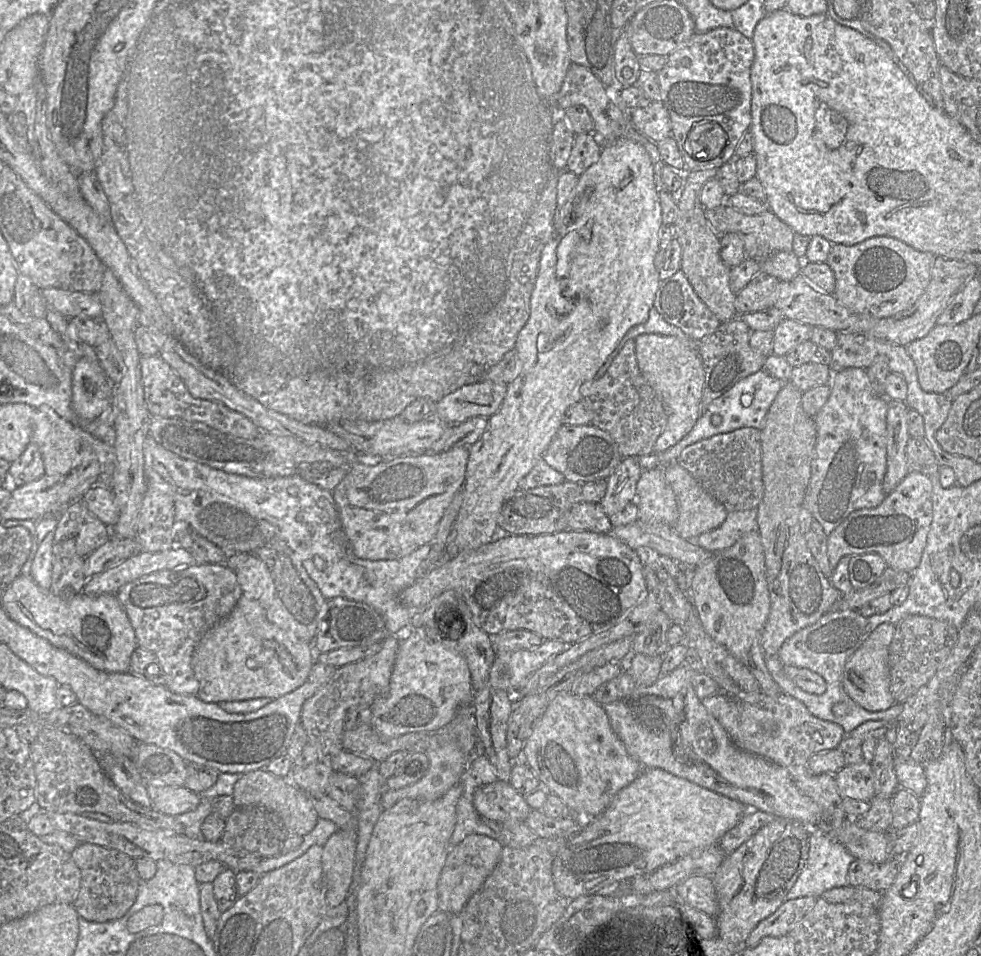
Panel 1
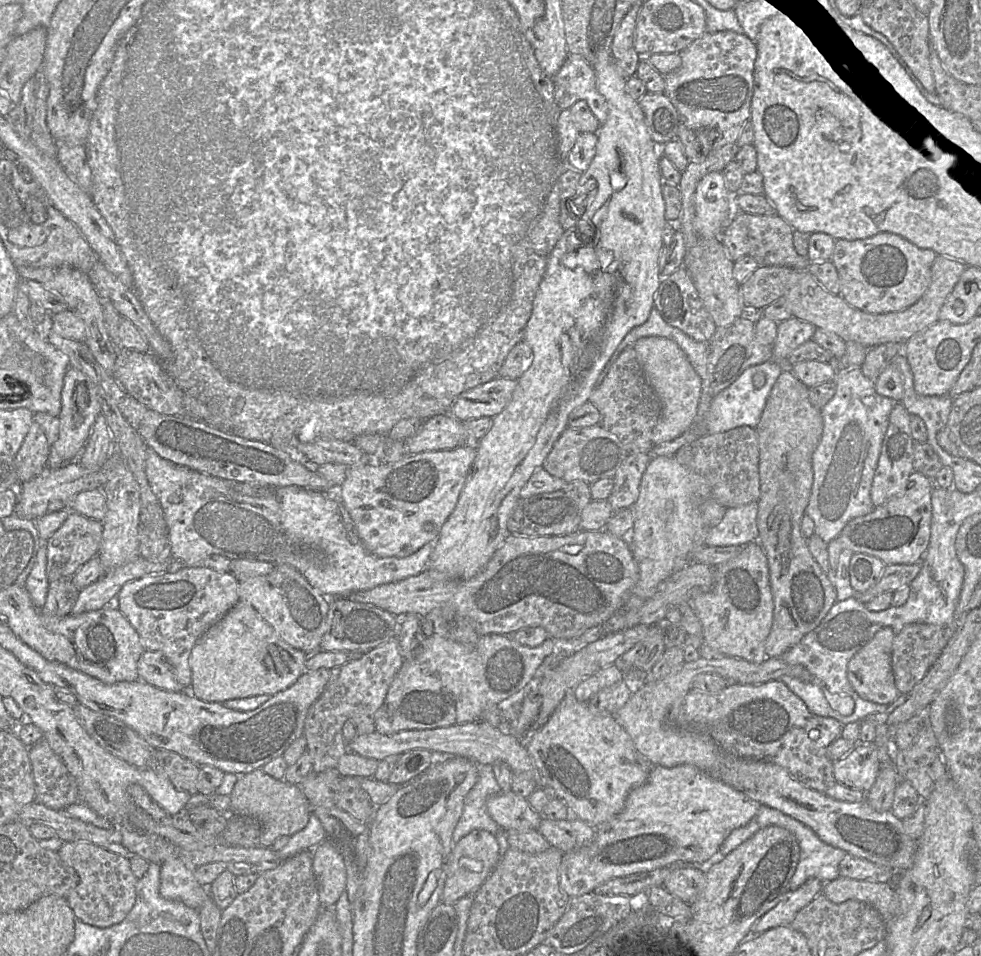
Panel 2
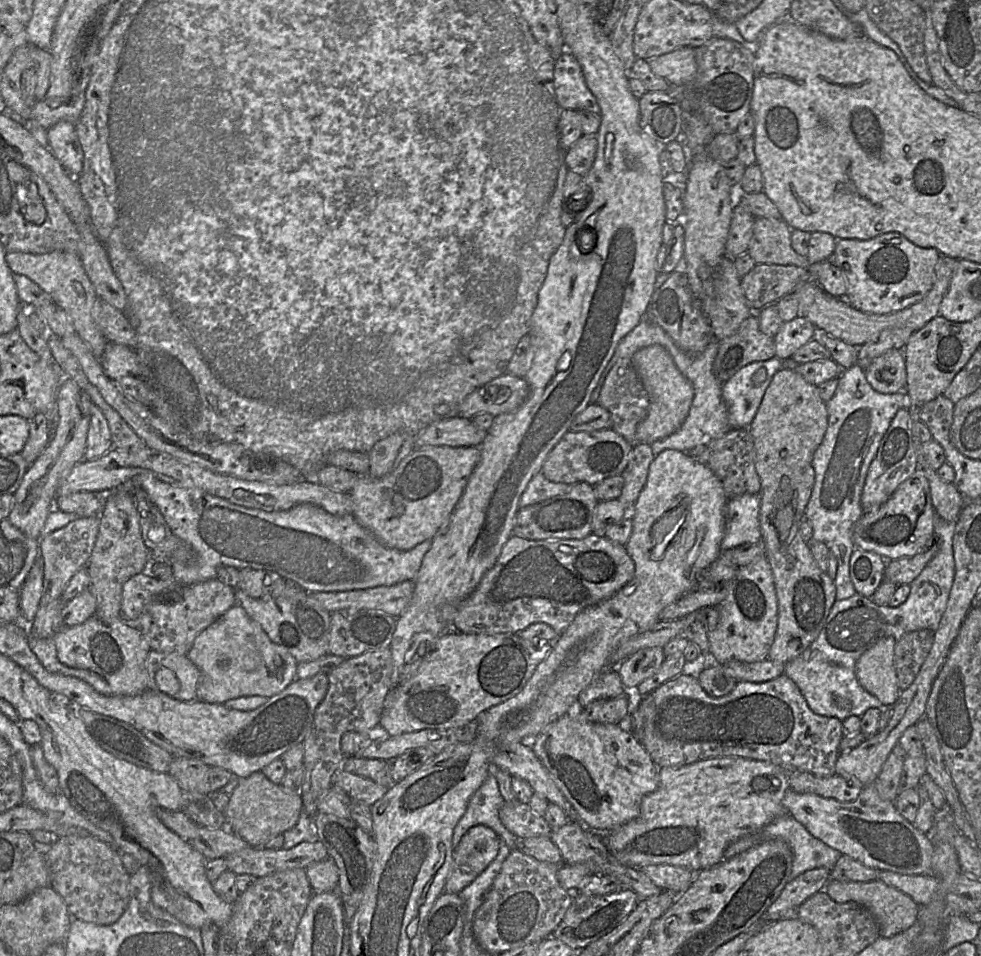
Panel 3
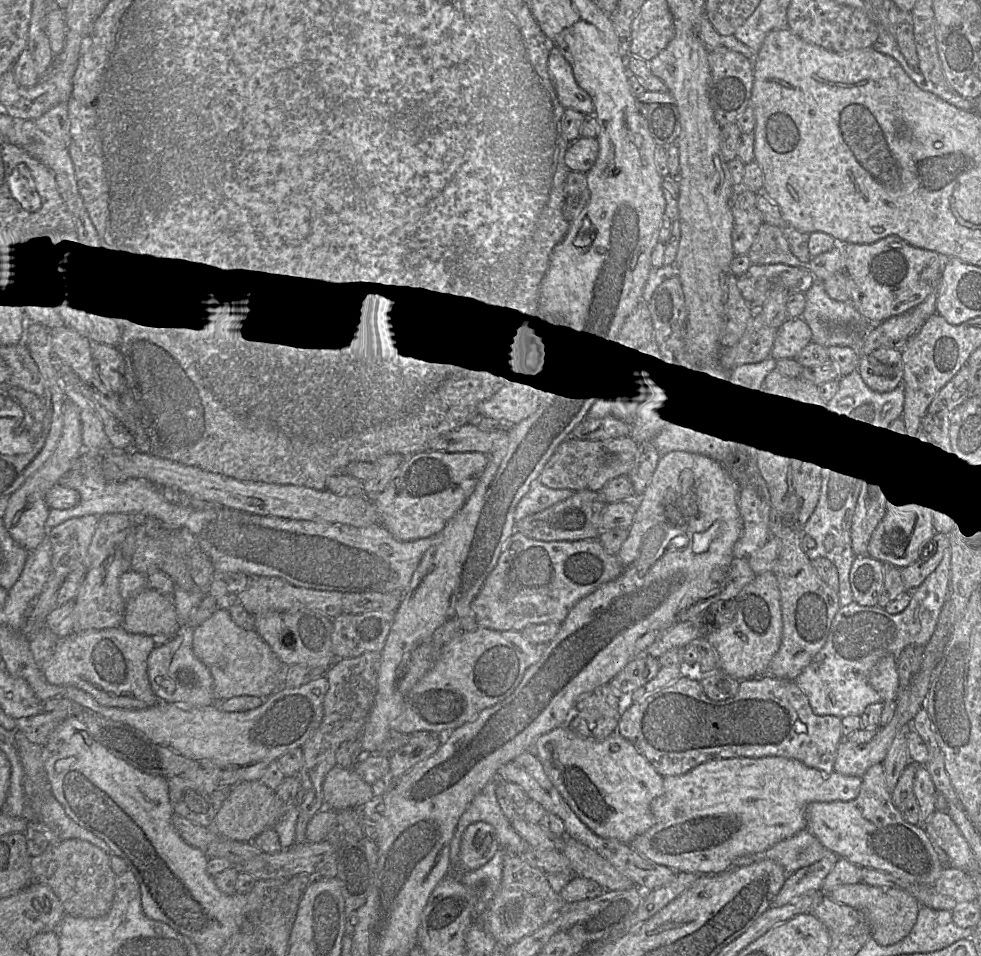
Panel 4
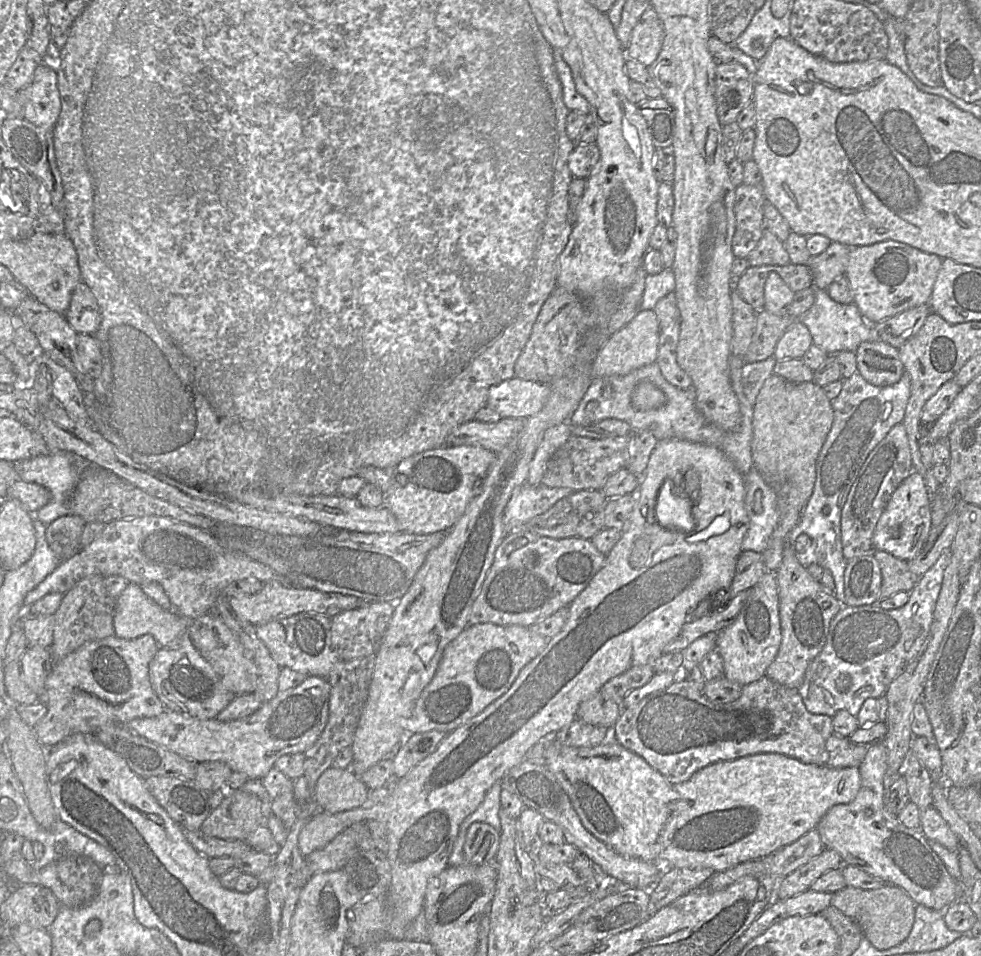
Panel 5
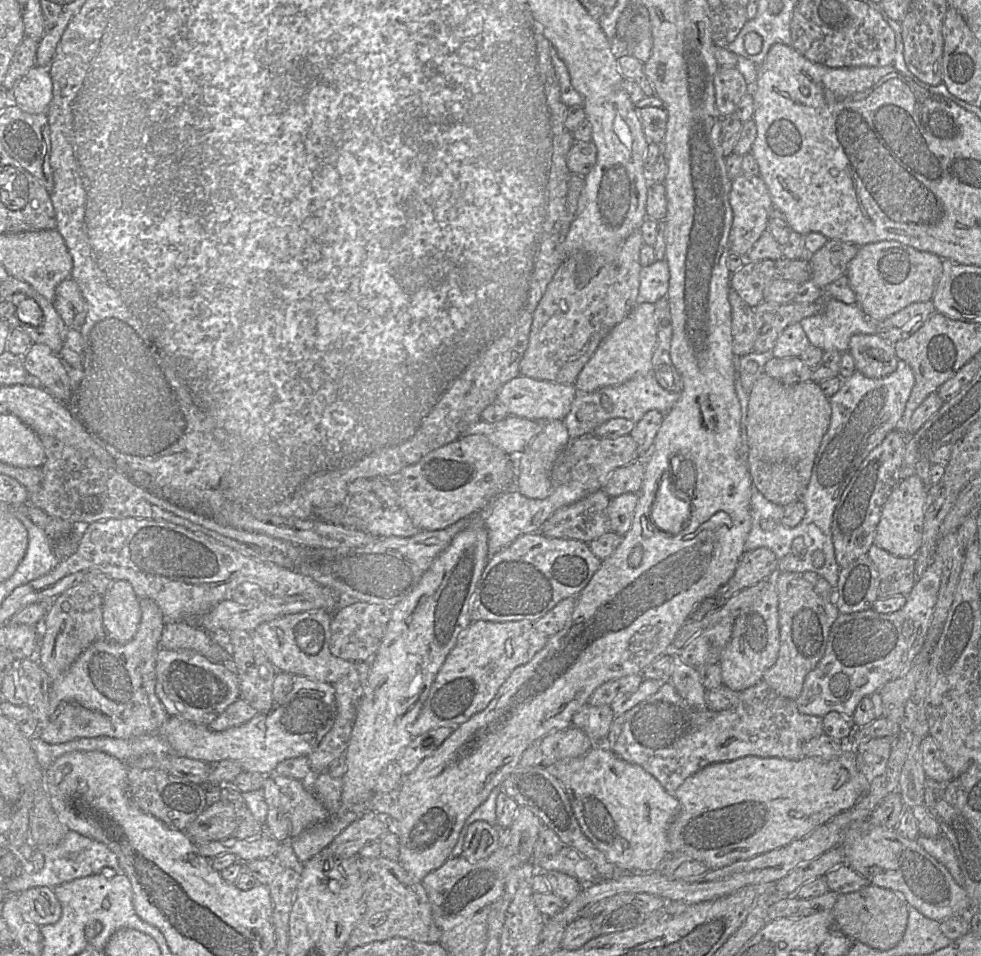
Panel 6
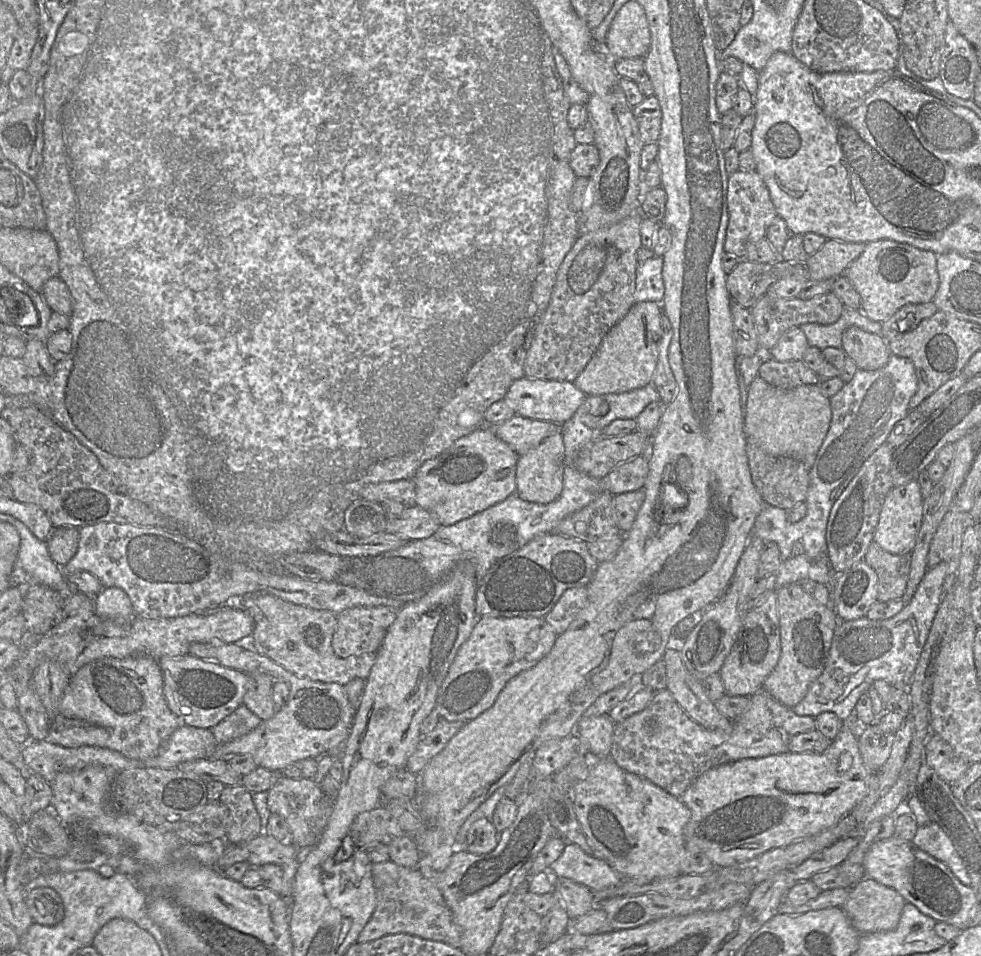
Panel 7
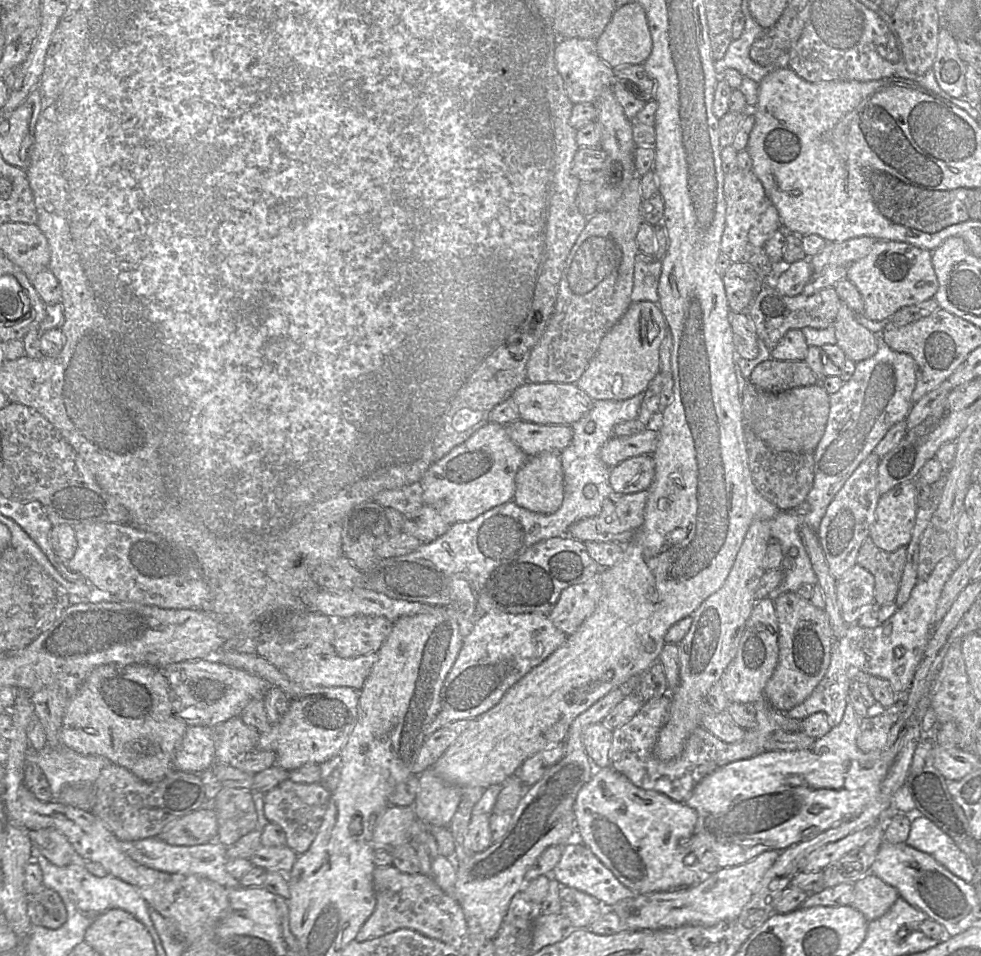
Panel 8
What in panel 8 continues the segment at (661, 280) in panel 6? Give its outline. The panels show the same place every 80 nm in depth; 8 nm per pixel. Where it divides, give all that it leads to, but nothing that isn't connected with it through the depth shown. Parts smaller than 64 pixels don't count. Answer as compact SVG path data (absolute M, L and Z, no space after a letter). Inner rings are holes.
M637 259L634 265L634 280L631 294L632 303L650 301L658 304L658 283L660 280L662 261L645 263Z

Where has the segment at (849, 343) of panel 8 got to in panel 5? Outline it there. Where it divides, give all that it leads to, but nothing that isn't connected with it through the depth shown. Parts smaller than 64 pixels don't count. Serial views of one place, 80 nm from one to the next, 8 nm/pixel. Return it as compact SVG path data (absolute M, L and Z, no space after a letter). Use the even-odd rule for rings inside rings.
M865 341L855 350L857 373L874 386L889 386L904 373L898 349L880 341Z

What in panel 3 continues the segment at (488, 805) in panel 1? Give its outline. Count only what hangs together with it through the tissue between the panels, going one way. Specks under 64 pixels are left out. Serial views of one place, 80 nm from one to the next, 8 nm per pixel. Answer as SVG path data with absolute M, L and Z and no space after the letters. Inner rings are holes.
M516 799L505 802L499 817L502 824L518 839L551 835L552 828L543 816L535 814L528 803Z

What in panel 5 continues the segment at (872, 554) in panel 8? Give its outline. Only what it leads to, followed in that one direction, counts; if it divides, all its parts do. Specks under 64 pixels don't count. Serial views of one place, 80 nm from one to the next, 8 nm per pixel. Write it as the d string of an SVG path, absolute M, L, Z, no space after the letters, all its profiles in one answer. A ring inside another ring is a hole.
M872 550L878 561L882 584L880 599L886 599L898 592L911 592L919 578L917 578L908 567L908 561L900 560L893 555L880 550Z

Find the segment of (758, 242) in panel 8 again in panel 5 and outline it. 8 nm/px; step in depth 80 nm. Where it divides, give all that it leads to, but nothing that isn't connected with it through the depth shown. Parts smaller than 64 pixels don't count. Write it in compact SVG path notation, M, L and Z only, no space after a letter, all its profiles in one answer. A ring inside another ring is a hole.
M740 184L735 188L735 232L732 237L732 252L735 257L746 258L756 247L764 226L766 198L760 185Z

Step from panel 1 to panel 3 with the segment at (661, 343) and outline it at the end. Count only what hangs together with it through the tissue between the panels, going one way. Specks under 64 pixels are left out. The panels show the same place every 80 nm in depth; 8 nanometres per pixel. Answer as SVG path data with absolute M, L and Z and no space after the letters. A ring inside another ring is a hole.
M661 345L641 348L633 355L632 364L649 398L647 415L636 429L636 441L651 446L653 442L670 436L681 427L689 414L694 389L675 365L671 354Z

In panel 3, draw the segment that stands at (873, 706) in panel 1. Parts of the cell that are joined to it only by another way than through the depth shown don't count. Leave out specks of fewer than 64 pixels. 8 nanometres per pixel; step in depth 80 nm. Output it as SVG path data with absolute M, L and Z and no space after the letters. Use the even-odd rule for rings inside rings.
M884 637L865 651L855 665L859 684L884 707L893 706L900 694L894 667L895 645L893 637Z

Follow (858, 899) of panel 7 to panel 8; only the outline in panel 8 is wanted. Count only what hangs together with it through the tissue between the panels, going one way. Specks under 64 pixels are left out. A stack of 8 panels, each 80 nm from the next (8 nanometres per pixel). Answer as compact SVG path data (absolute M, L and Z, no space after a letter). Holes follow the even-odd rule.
M869 873L854 884L851 906L871 922L883 916L899 896L897 889Z

